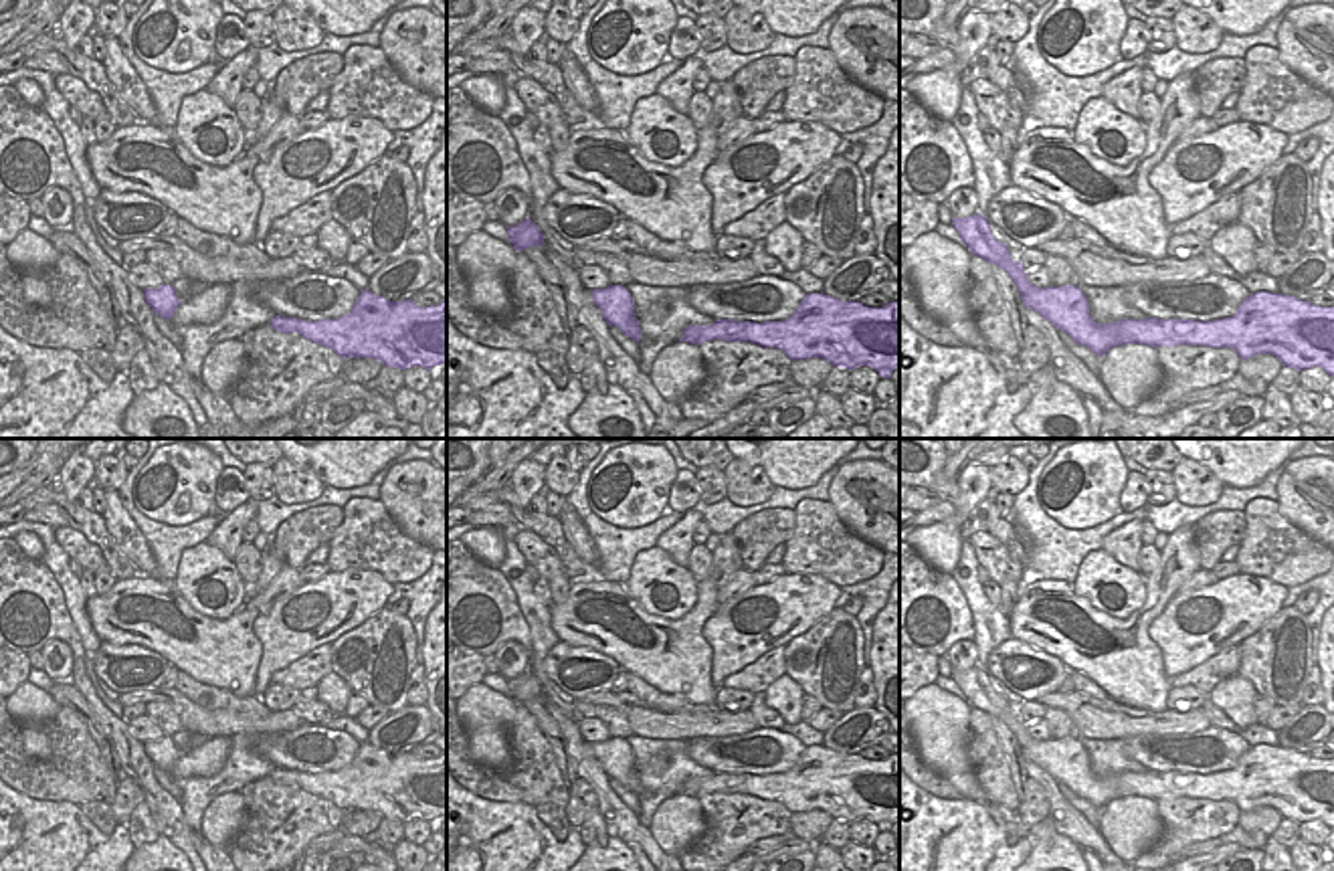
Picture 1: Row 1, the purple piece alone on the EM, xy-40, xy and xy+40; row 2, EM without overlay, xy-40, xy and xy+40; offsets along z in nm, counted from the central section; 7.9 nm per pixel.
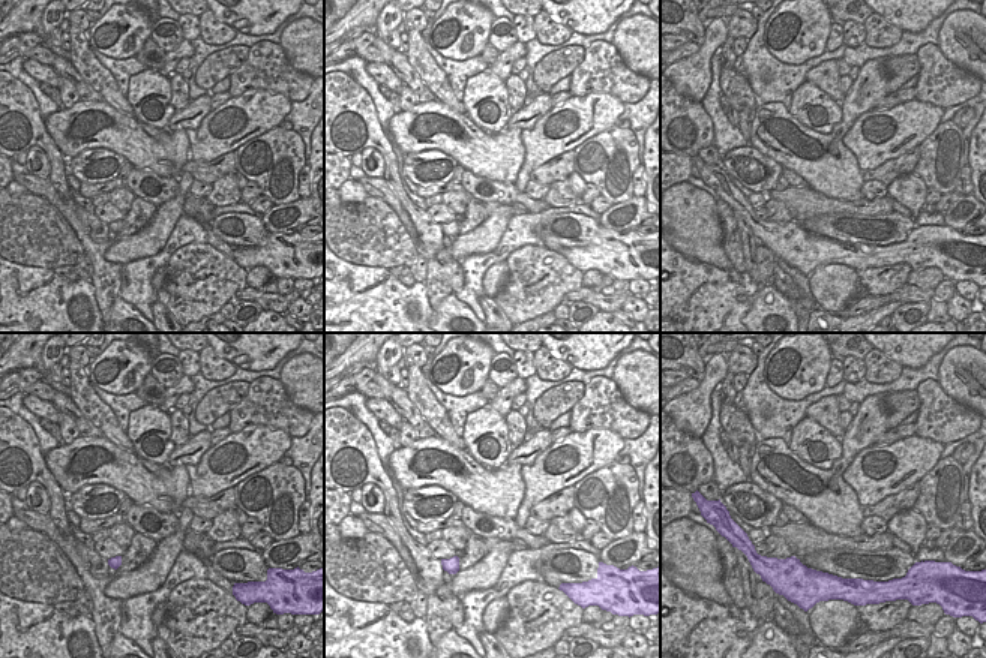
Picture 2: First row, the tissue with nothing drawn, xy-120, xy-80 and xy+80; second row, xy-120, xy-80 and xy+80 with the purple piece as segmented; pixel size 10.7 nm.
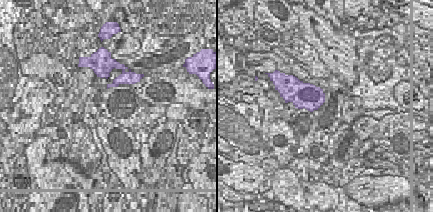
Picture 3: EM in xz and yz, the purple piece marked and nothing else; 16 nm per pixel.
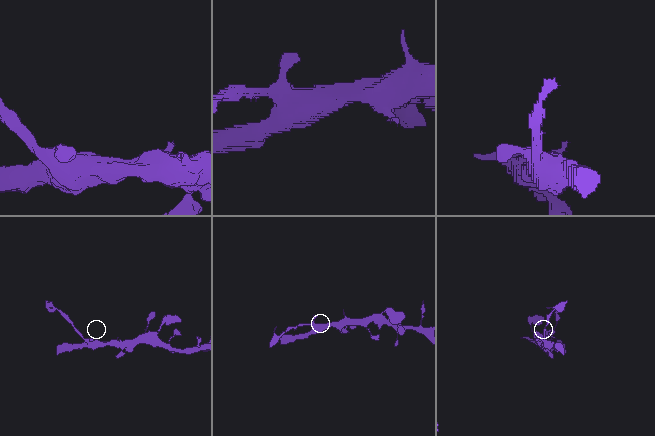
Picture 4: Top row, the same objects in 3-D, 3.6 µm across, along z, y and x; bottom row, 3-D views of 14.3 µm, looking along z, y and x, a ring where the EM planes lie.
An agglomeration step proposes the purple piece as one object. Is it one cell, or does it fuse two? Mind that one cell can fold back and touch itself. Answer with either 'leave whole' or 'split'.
split

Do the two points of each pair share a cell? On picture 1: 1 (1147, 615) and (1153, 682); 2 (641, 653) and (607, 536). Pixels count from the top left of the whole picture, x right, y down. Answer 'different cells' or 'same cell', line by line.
1: same cell
2: different cells

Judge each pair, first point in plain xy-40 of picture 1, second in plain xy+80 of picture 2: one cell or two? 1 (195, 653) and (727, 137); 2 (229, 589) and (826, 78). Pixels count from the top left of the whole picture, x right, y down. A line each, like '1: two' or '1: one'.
1: two
2: two

